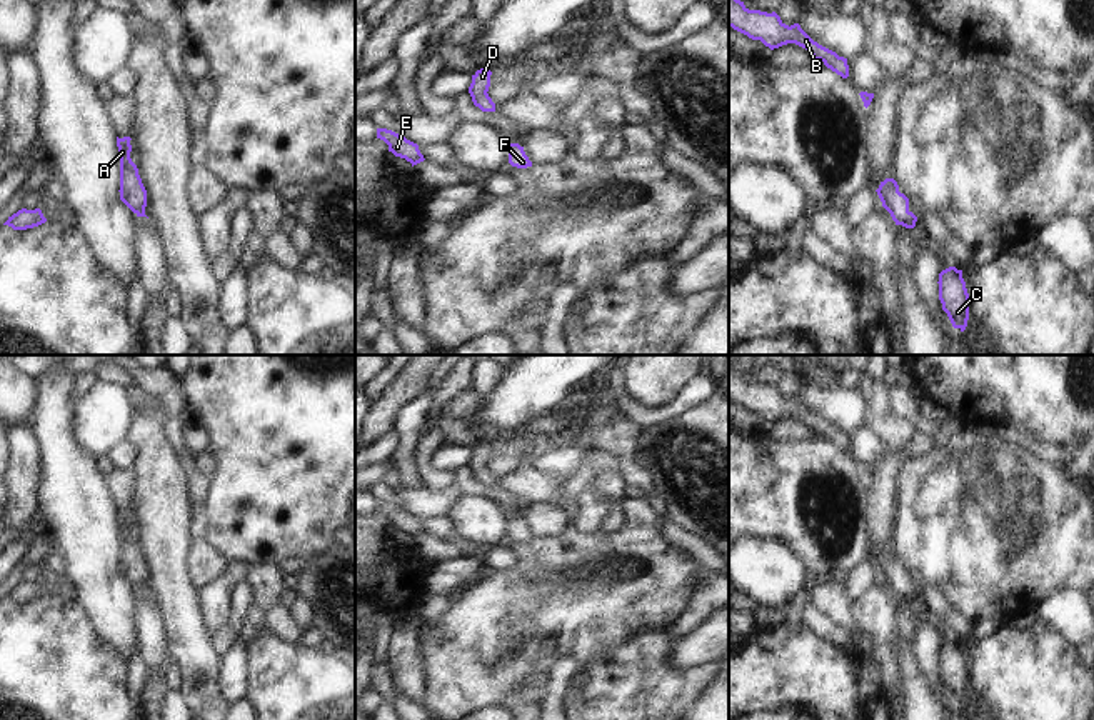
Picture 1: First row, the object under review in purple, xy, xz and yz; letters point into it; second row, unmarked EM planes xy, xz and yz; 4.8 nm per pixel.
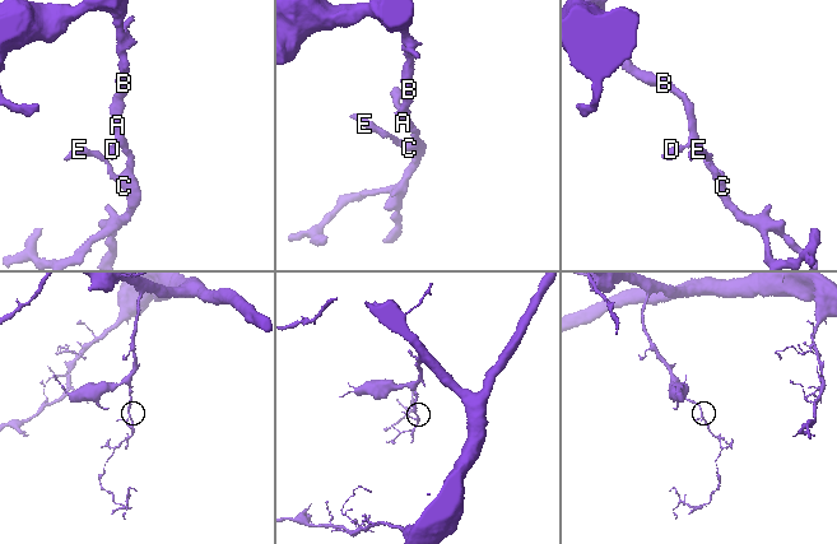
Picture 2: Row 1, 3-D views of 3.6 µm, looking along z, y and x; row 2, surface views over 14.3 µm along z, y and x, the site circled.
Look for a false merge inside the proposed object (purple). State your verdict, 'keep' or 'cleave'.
keep

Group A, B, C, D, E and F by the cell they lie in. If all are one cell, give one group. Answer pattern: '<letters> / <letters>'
A B C D E F

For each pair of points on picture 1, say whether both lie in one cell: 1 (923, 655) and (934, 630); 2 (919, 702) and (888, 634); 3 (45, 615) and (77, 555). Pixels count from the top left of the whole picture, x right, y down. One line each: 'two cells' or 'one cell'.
1: one cell
2: two cells
3: two cells

